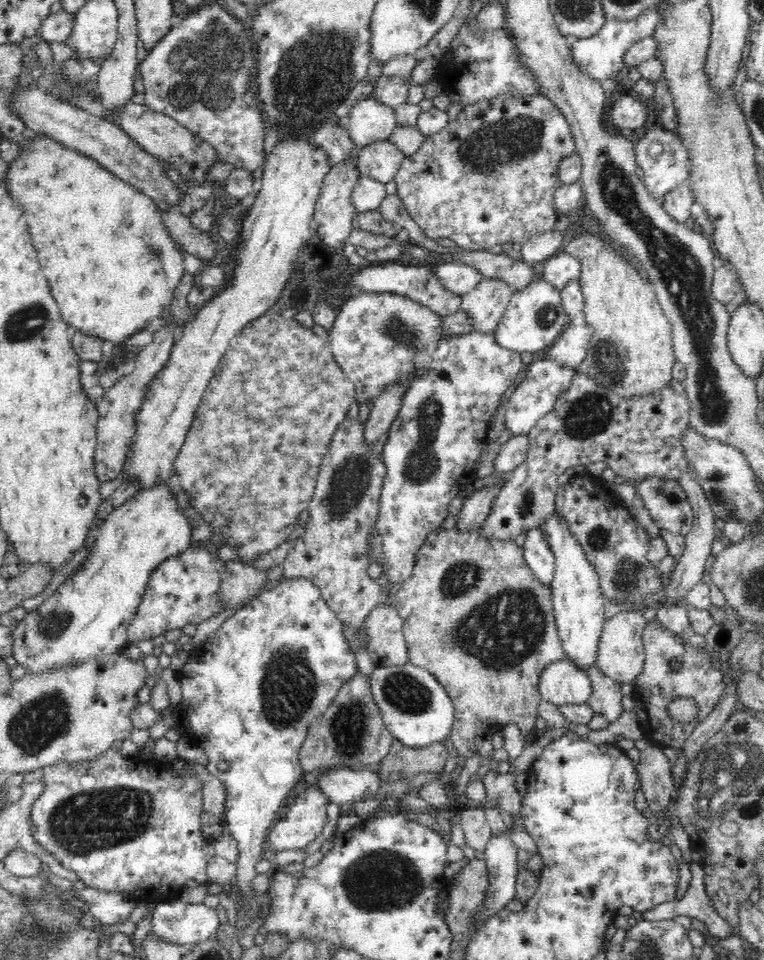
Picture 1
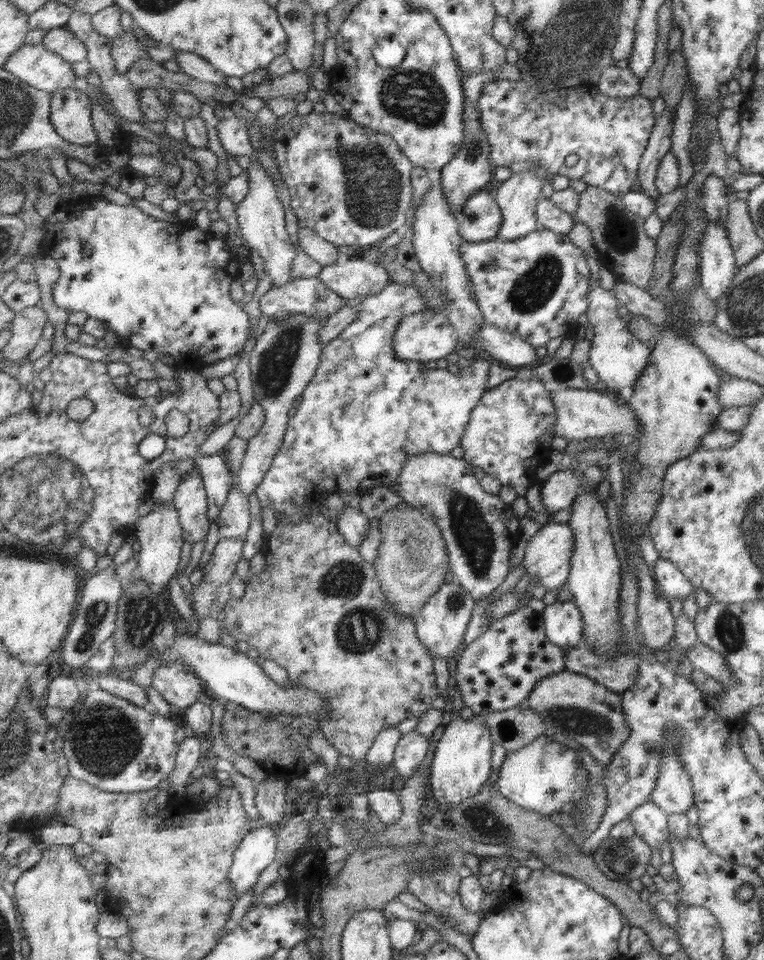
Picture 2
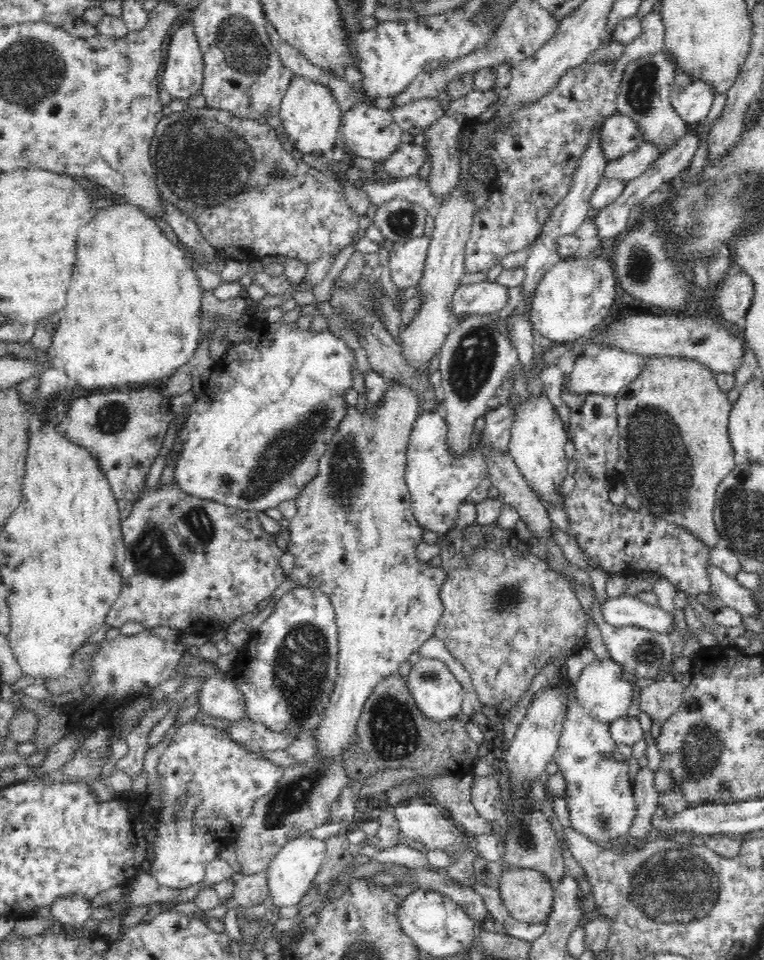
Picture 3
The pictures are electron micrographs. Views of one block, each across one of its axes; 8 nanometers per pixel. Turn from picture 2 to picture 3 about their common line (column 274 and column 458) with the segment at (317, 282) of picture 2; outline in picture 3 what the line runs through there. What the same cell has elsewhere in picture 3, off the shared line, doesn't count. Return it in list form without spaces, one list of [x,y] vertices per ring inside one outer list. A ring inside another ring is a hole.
[[[482,281],[460,284],[449,302],[452,316],[462,318],[470,314],[492,316],[504,310],[510,304],[510,287],[500,285],[498,281]]]

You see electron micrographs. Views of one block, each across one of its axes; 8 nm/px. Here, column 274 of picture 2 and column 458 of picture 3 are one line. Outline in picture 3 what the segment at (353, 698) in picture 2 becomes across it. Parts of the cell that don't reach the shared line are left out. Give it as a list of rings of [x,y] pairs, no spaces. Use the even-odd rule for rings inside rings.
[[[475,523],[460,530],[452,529],[445,535],[444,546],[442,546],[440,556],[442,560],[441,568],[449,575],[449,578],[441,591],[445,614],[435,631],[435,638],[442,641],[452,653],[452,656],[462,662],[466,670],[470,672],[478,697],[484,706],[496,708],[499,714],[503,716],[512,707],[517,705],[522,695],[531,686],[532,679],[536,674],[539,674],[540,670],[552,662],[554,658],[560,658],[560,656],[566,655],[568,651],[574,652],[583,647],[587,634],[587,617],[585,616],[585,611],[581,607],[580,600],[576,597],[577,592],[572,590],[570,582],[564,580],[563,574],[553,571],[544,560],[534,558],[529,552],[527,542],[519,539],[514,529],[504,529],[494,524],[490,526],[478,526]],[[462,566],[464,568],[466,566],[470,568],[474,566],[478,569],[478,572],[458,572]]]

